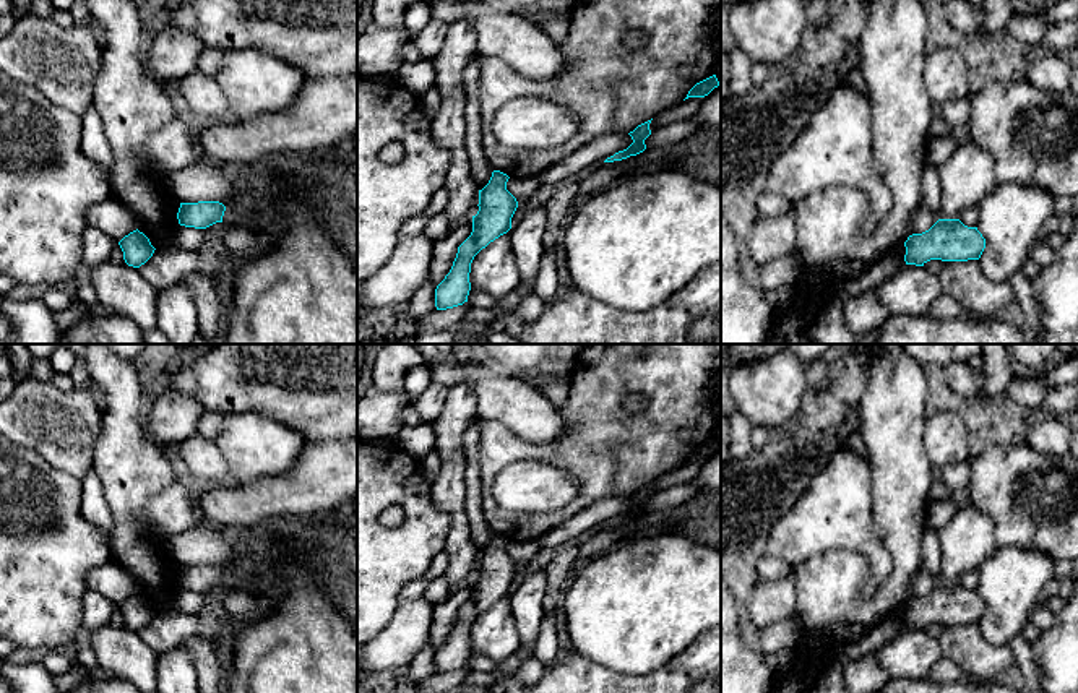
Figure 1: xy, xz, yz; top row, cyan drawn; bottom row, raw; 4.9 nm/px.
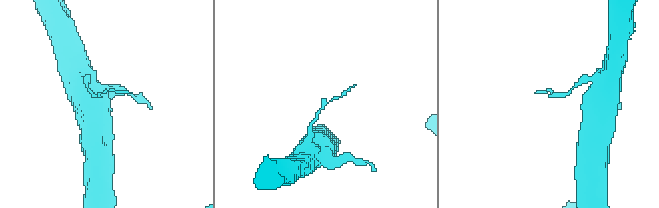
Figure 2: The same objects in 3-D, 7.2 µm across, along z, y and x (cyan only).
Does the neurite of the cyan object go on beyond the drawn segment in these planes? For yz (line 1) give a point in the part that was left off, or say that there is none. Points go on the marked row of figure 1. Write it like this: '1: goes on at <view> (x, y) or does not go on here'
1: does not go on here

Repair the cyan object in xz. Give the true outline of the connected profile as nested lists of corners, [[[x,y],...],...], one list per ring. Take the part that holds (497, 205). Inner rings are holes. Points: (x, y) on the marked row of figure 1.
[[[494,170],[489,183],[479,190],[479,211],[472,216],[472,232],[458,247],[450,273],[435,289],[437,310],[453,308],[468,302],[474,256],[511,229],[511,217],[518,201],[507,190],[508,179],[507,174]]]

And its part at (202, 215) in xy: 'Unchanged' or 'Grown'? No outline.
Unchanged

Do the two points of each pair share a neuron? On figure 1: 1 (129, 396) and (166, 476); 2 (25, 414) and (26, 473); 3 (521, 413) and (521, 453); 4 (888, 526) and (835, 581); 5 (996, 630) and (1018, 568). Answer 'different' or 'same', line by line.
1: same
2: different
3: different
4: same
5: same

